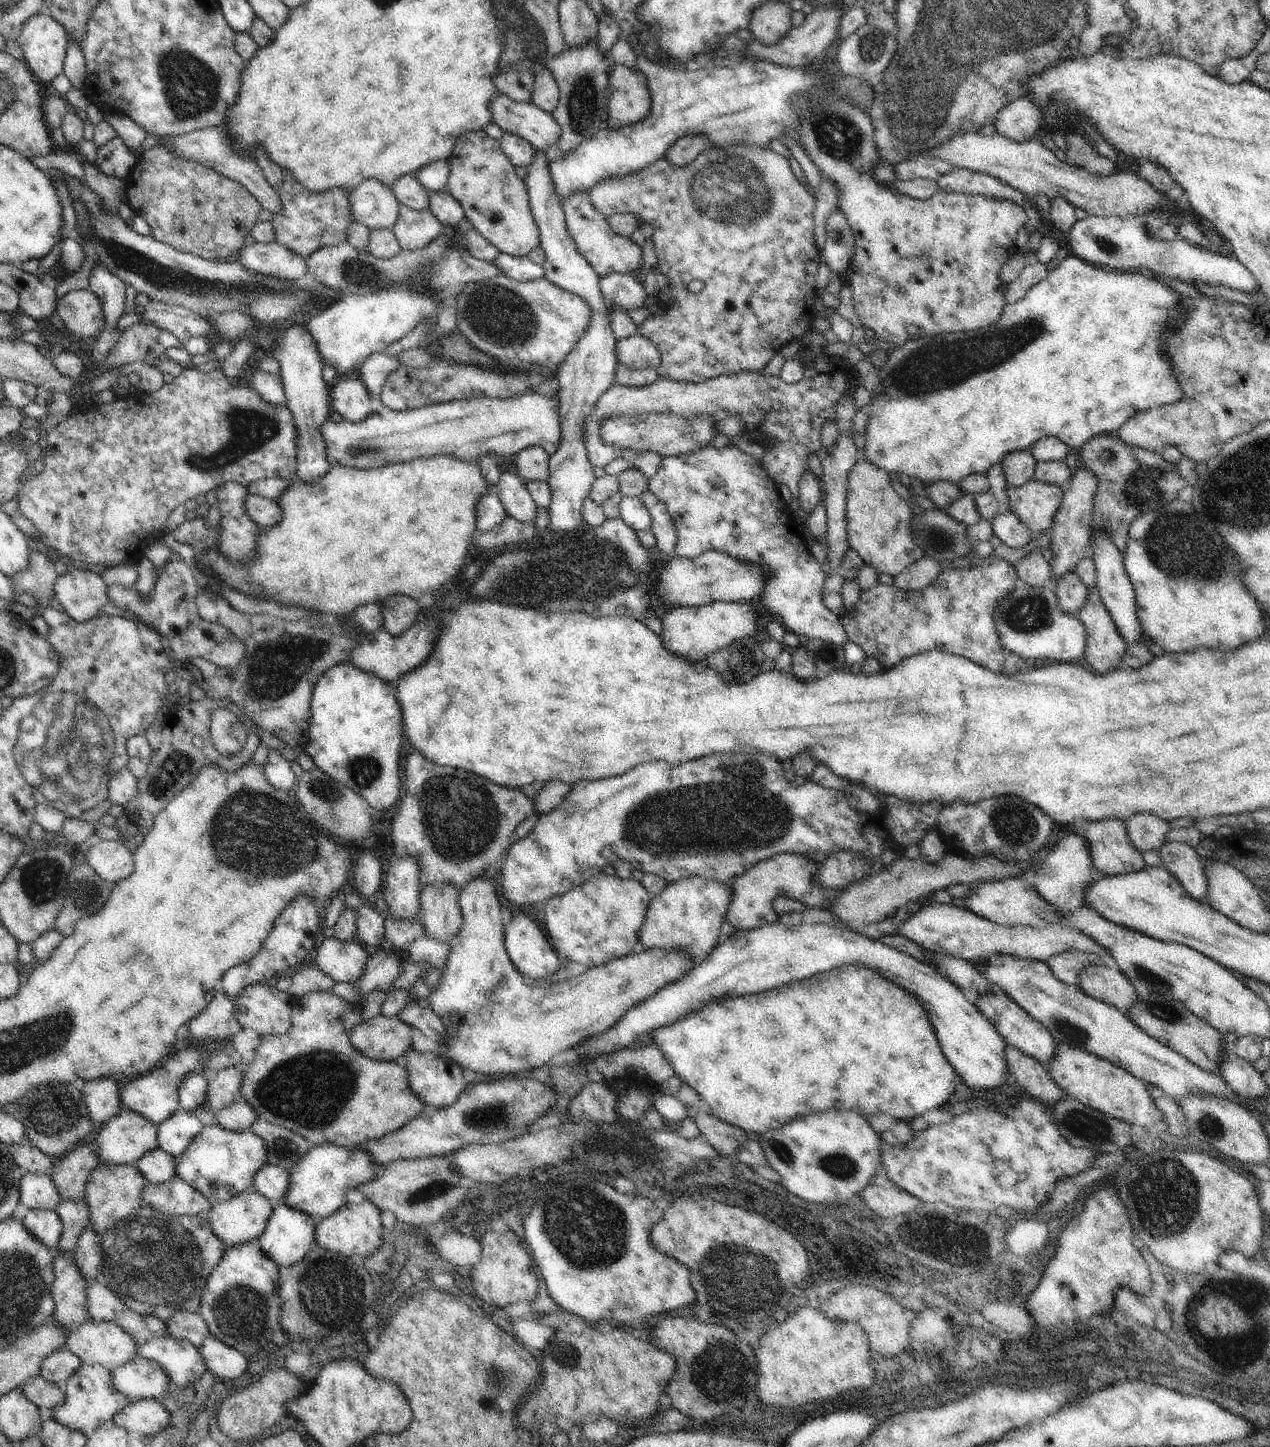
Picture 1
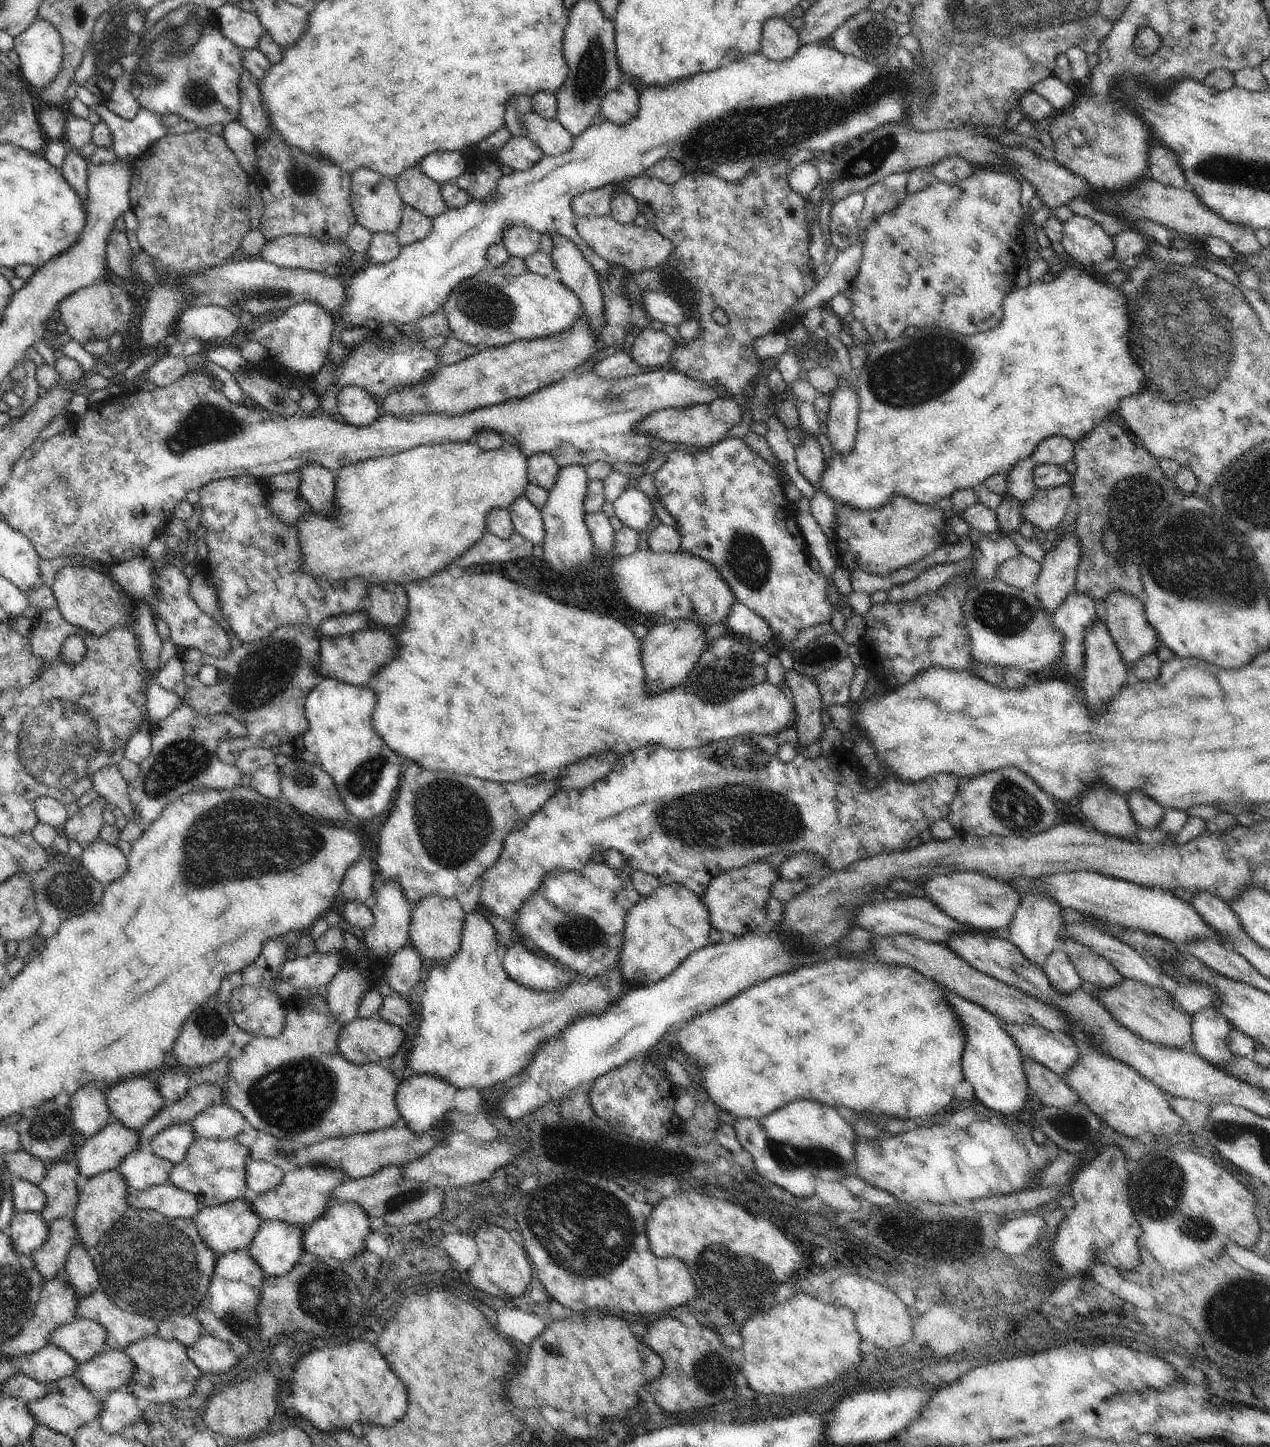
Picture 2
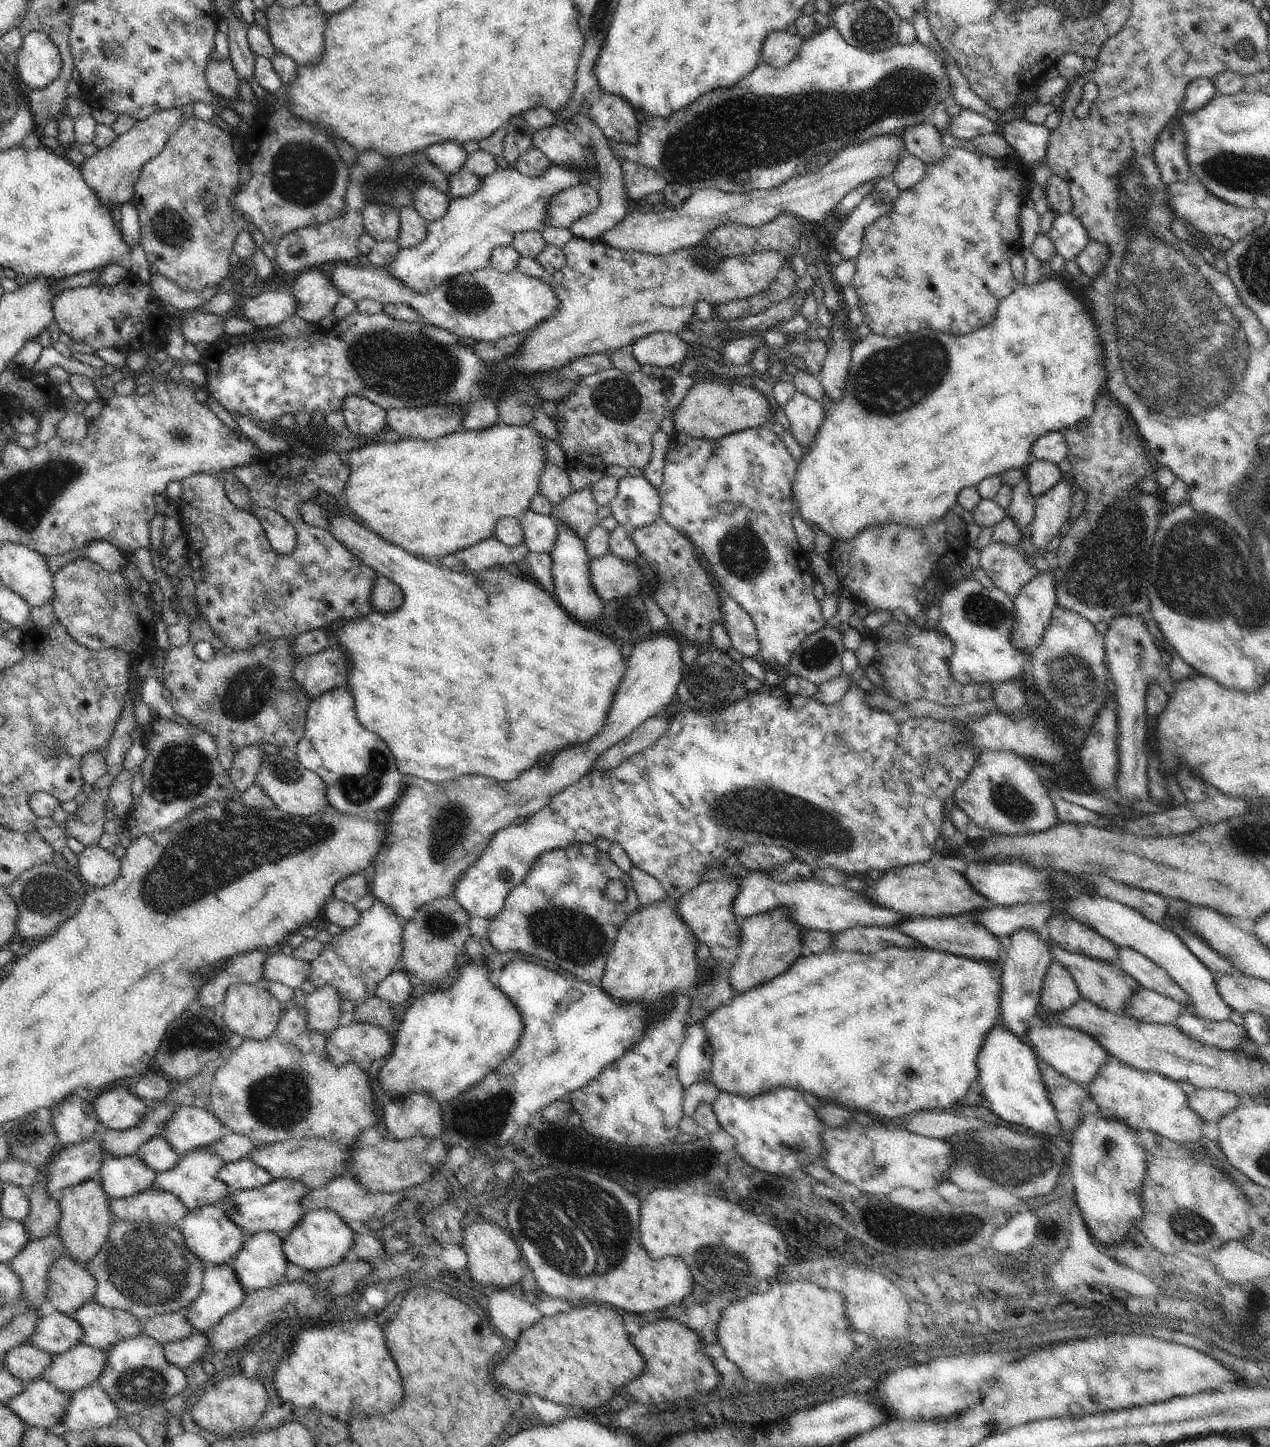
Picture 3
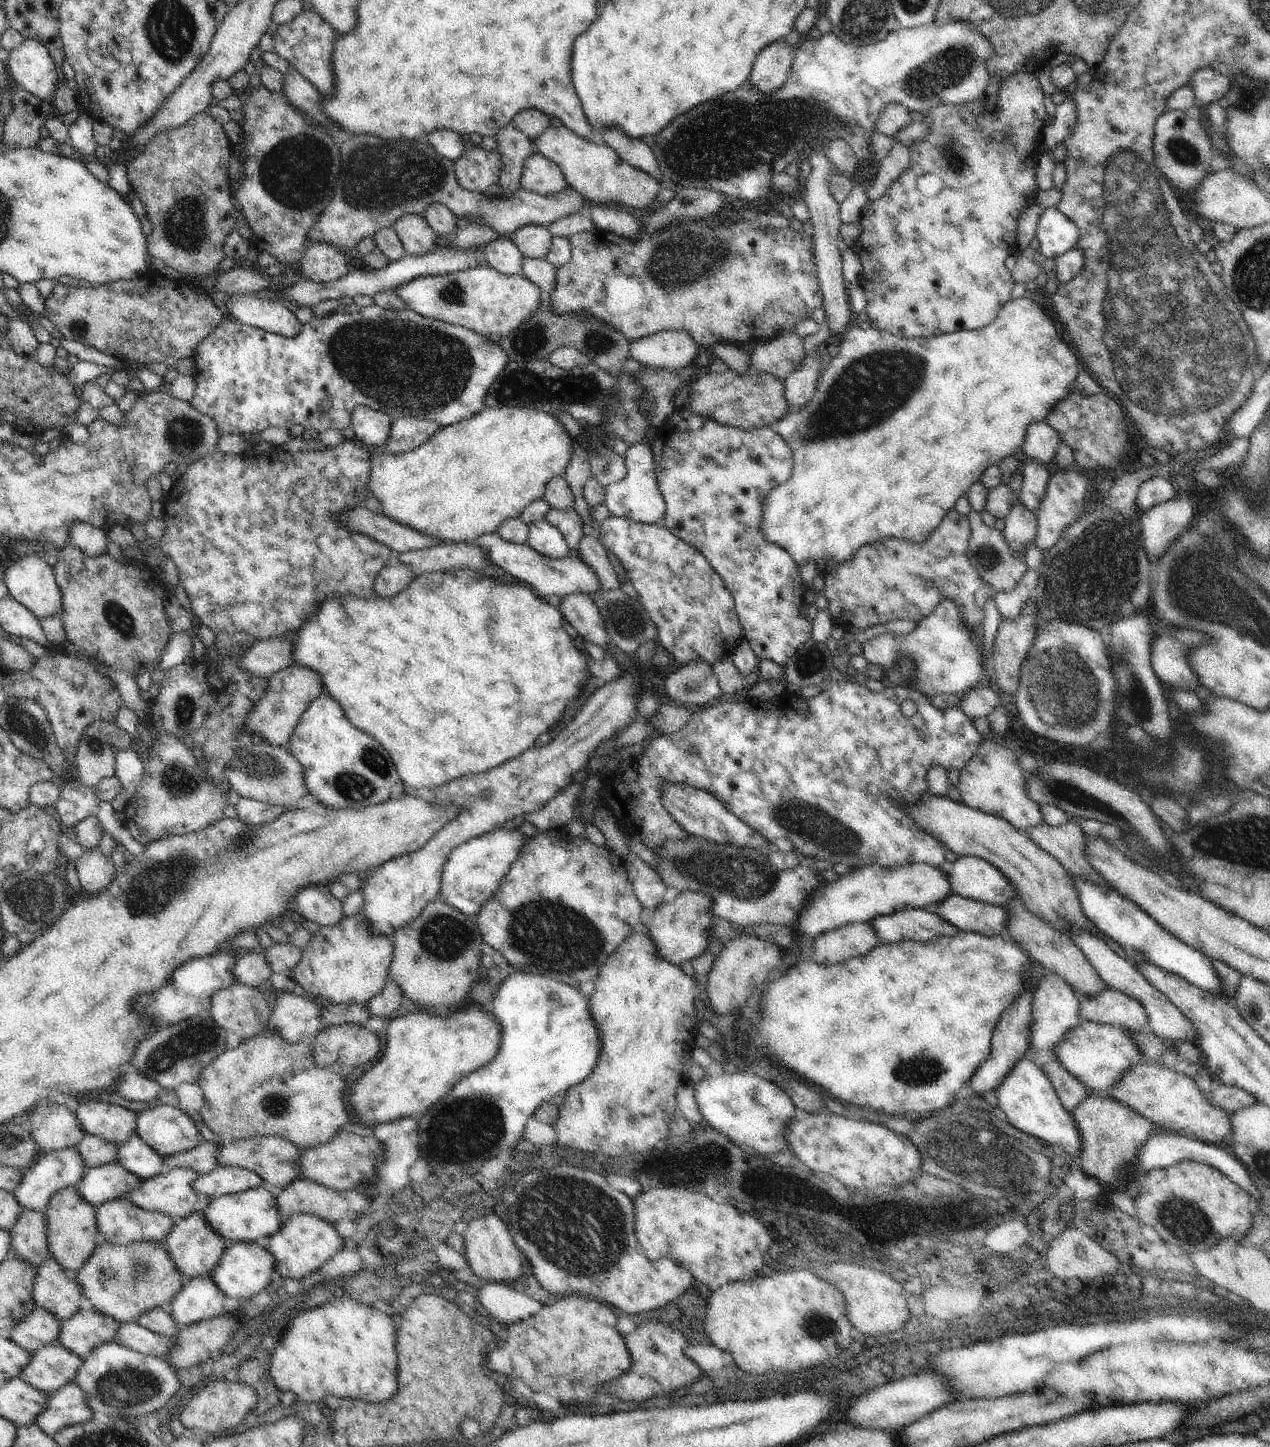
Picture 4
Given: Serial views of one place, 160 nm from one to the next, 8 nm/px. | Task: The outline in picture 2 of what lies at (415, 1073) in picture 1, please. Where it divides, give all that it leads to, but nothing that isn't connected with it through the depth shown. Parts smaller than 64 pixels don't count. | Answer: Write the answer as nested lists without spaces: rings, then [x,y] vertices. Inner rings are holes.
[[[424,1074],[422,1076],[410,1076],[407,1080],[400,1081],[396,1096],[394,1096],[396,1108],[400,1112],[400,1123],[408,1126],[416,1134],[430,1132],[430,1128],[440,1126],[444,1122],[444,1118],[455,1109],[454,1096],[456,1092],[458,1092],[458,1088],[448,1084],[440,1076]]]

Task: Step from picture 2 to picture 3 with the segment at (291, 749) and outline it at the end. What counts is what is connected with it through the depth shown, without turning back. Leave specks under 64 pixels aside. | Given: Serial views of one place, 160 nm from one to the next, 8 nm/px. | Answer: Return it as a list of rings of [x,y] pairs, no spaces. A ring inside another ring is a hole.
[[[204,615],[199,620],[190,622],[188,633],[188,642],[168,650],[165,658],[163,682],[166,688],[172,691],[167,701],[176,715],[180,714],[192,726],[204,729],[217,738],[217,759],[222,768],[229,772],[234,755],[248,745],[272,744],[276,748],[295,750],[295,746],[305,733],[306,711],[309,707],[309,698],[293,675],[299,663],[293,653],[296,637],[278,637],[257,644],[250,651],[235,651],[216,636]],[[202,640],[210,642],[213,650],[216,650],[211,660],[202,661],[194,653],[194,646]]]

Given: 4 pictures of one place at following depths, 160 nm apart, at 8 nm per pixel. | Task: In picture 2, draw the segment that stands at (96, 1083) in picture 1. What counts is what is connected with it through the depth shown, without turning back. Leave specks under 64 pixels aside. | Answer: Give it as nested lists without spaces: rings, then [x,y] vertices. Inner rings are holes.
[[[86,1084],[68,1103],[72,1126],[78,1135],[82,1134],[86,1139],[92,1137],[112,1120],[105,1094],[104,1086]]]

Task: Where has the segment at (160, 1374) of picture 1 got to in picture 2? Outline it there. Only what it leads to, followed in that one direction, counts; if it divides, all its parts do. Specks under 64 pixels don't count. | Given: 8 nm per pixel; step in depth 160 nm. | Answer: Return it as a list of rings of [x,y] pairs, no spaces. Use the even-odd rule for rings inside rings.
[[[106,1348],[92,1360],[77,1363],[76,1378],[80,1378],[80,1384],[95,1395],[122,1390],[134,1376],[134,1364],[123,1350]]]

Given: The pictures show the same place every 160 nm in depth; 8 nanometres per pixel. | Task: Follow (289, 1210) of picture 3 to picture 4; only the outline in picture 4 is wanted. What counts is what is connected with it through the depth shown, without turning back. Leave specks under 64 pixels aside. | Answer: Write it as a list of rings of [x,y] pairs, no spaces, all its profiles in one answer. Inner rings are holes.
[[[263,1185],[240,1193],[230,1193],[211,1200],[203,1211],[208,1228],[220,1234],[226,1242],[226,1248],[236,1243],[252,1243],[259,1238],[271,1238],[282,1228],[276,1208],[276,1191],[273,1187]]]

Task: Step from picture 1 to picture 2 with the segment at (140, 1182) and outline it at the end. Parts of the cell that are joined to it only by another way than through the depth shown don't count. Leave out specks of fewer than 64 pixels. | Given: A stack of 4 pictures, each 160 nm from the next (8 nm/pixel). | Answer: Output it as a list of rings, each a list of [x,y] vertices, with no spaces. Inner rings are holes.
[[[117,1169],[105,1171],[91,1179],[79,1180],[79,1202],[75,1211],[71,1214],[79,1234],[79,1242],[89,1250],[93,1251],[100,1238],[109,1232],[114,1224],[130,1210],[126,1200],[129,1192],[128,1184],[124,1182],[124,1176],[120,1176]]]

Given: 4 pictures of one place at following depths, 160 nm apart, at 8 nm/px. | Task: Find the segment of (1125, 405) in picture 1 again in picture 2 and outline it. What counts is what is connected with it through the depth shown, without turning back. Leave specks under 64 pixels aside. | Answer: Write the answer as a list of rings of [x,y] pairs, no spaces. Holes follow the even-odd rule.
[[[1065,266],[1062,274],[1052,282],[1032,282],[1020,289],[1013,289],[1003,301],[1002,321],[995,328],[974,335],[962,335],[948,329],[922,328],[908,331],[896,341],[876,341],[869,344],[868,356],[857,373],[859,416],[857,423],[856,440],[852,452],[846,456],[832,454],[830,460],[824,465],[824,472],[820,476],[817,490],[824,490],[840,507],[852,510],[878,510],[884,502],[890,502],[894,494],[902,494],[912,498],[914,502],[934,504],[938,506],[939,500],[950,498],[960,489],[977,489],[984,480],[992,475],[1007,473],[1020,462],[1032,456],[1036,446],[1042,440],[1052,436],[1068,438],[1076,443],[1096,428],[1104,418],[1113,418],[1118,415],[1118,404],[1126,396],[1136,396],[1144,392],[1144,370],[1134,360],[1130,348],[1130,318],[1128,318],[1128,300],[1116,286],[1108,286],[1102,280],[1082,272],[1076,266]]]

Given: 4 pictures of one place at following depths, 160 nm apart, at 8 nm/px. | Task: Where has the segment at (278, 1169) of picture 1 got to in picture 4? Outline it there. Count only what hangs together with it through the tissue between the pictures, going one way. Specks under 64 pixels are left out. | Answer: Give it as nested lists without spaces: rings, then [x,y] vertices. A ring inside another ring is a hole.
[[[219,1166],[210,1173],[198,1175],[192,1184],[192,1190],[214,1199],[263,1185],[266,1183],[256,1175],[256,1172],[236,1166]]]

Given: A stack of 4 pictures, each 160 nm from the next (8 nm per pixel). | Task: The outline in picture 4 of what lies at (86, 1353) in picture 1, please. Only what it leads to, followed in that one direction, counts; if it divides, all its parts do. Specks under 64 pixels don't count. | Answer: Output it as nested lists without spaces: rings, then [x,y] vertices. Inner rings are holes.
[[[37,1308],[6,1335],[28,1354],[33,1354],[38,1348],[57,1341],[61,1324],[50,1312]]]

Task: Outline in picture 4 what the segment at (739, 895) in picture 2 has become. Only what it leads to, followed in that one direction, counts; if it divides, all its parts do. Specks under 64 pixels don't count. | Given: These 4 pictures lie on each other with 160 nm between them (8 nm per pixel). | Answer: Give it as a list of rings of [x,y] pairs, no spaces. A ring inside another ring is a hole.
[[[686,891],[677,894],[673,901],[665,901],[654,910],[651,921],[644,923],[646,934],[656,946],[656,956],[674,964],[681,966],[684,962],[691,961],[698,956],[702,956],[708,948],[712,938],[710,928],[714,924],[715,916],[712,916],[712,898],[702,895],[700,892]]]

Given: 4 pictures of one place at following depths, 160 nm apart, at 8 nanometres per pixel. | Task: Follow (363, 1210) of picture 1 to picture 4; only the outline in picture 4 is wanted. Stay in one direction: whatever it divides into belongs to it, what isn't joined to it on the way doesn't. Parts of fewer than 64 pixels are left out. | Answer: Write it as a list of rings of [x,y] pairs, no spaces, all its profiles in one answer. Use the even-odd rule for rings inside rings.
[[[296,1214],[270,1238],[268,1252],[276,1258],[276,1268],[283,1278],[302,1279],[317,1272],[325,1262],[329,1262],[339,1251],[344,1249],[342,1236],[332,1228],[332,1224],[310,1214]]]

